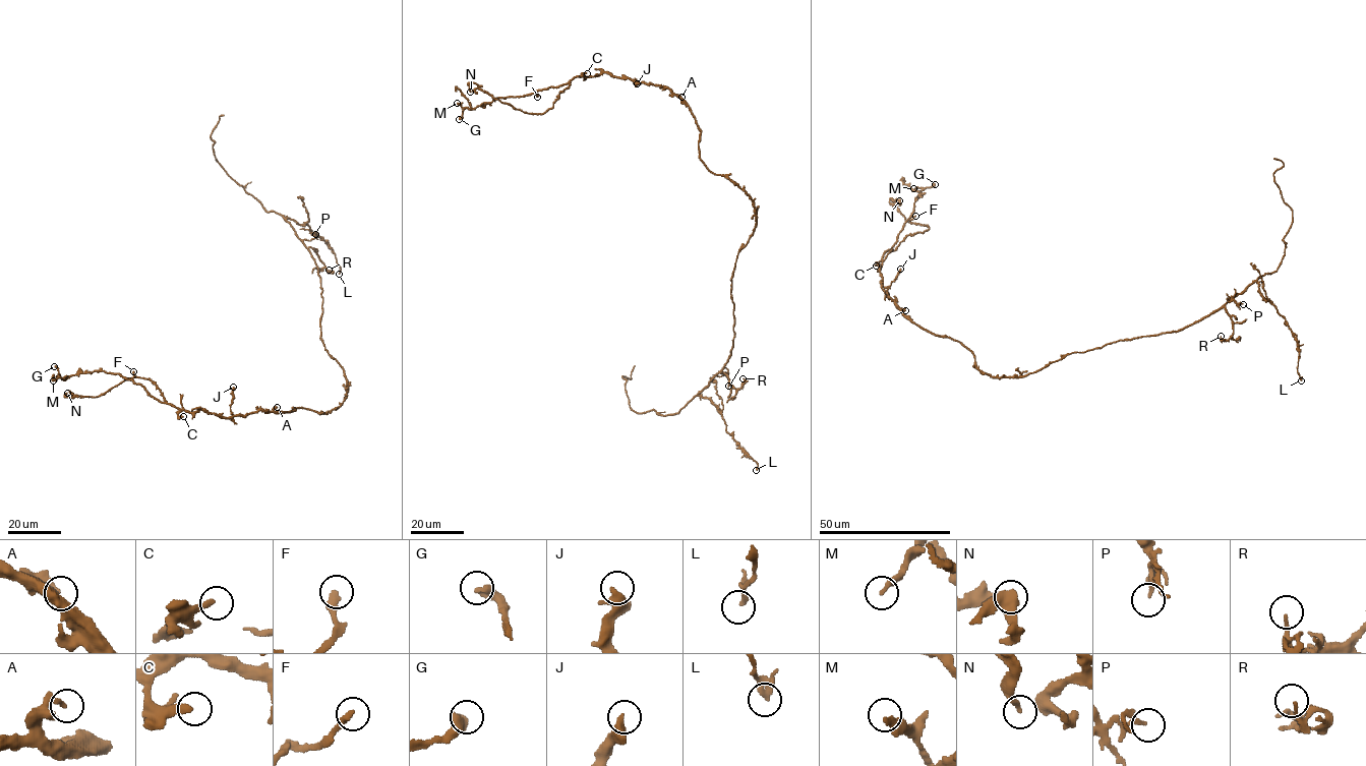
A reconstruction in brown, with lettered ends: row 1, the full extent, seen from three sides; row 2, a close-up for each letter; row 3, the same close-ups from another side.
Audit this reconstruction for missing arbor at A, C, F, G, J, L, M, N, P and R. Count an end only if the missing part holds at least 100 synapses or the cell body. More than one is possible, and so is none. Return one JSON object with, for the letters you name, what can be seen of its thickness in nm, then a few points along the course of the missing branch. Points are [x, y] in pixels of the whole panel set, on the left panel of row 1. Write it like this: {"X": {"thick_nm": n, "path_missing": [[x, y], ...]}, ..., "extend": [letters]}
{"extend": []}

